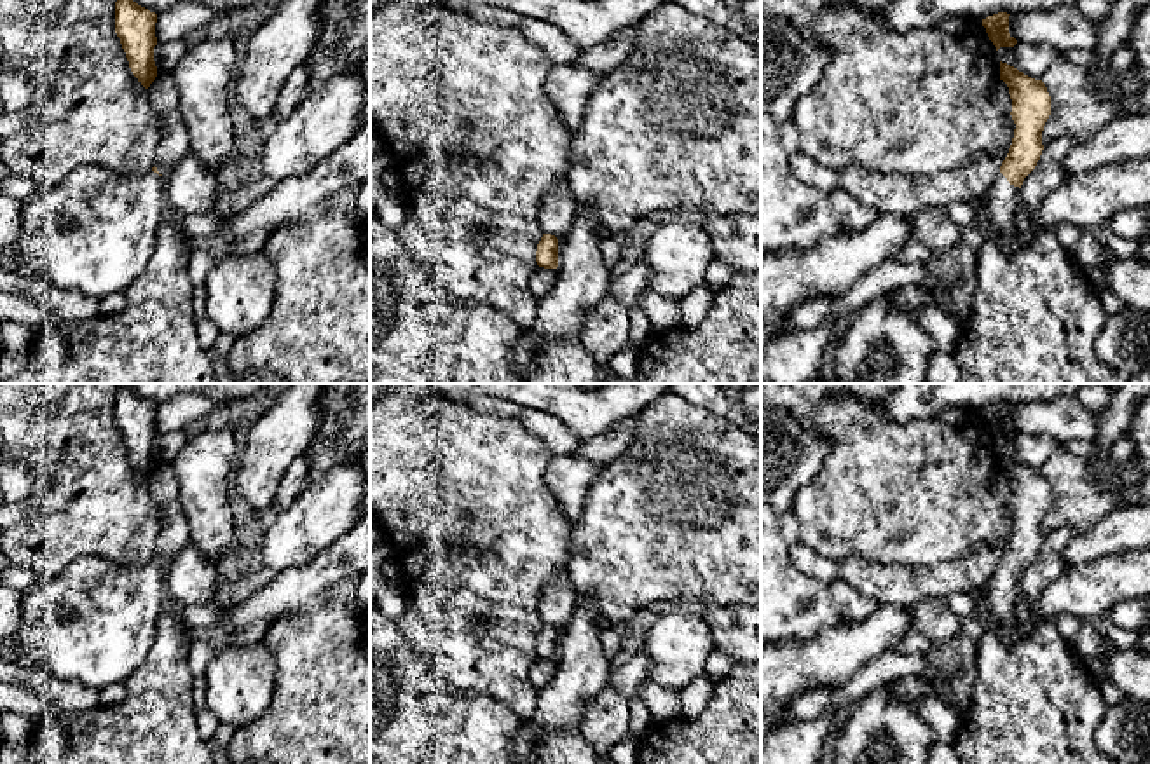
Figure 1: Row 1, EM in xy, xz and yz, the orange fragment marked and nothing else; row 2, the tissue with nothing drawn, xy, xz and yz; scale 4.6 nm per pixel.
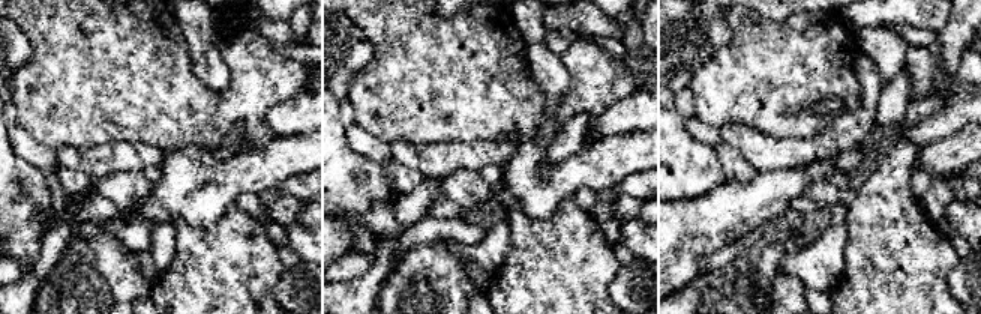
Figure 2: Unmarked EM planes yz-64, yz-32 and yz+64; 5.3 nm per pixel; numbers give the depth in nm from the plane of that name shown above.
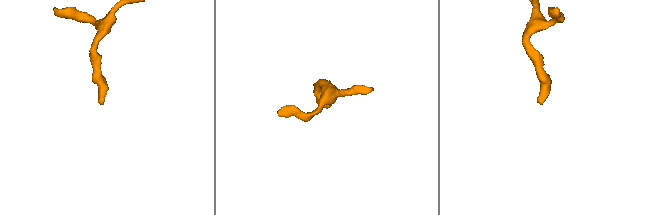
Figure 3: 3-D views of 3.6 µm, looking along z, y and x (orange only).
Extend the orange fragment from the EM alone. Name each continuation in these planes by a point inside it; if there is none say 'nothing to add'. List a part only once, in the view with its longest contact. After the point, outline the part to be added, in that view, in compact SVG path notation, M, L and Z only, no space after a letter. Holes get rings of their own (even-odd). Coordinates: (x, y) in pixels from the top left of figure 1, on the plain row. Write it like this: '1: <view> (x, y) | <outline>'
1: yz (1089, 590) | M1150 548L1120 551L1106 558L1066 567L1040 597L1030 604L1030 619L1016 617L1023 602L1021 579L998 563L988 583L975 593L977 616L998 628L1007 645L1019 645L1035 624L1058 614L1073 614L1080 623L1096 623L1124 600L1150 597Z

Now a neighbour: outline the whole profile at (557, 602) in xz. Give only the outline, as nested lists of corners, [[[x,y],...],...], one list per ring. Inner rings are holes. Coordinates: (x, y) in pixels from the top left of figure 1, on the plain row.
[[[567,569],[550,579],[539,598],[539,614],[544,624],[555,626],[558,631],[569,623],[579,597],[572,590]]]

